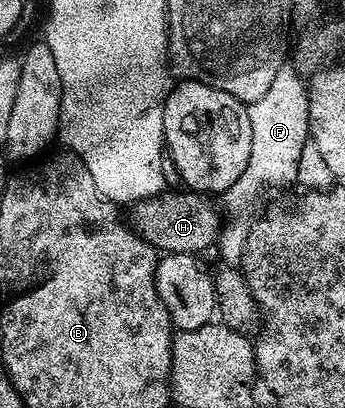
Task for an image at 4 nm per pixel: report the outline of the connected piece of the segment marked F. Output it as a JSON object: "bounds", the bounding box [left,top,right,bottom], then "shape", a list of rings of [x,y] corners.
{"bounds":[215,63,310,268],"shape":[[[286,63],[279,67],[275,78],[271,81],[271,86],[263,97],[257,102],[247,105],[248,120],[251,124],[251,152],[248,157],[248,165],[240,174],[240,180],[235,181],[219,195],[219,207],[225,214],[222,232],[217,236],[215,244],[216,251],[219,251],[220,262],[224,266],[240,268],[242,257],[245,255],[247,237],[249,236],[248,228],[256,222],[255,200],[258,199],[259,193],[269,187],[283,187],[293,185],[297,180],[297,169],[299,169],[299,160],[303,147],[307,140],[310,140],[309,123],[310,123],[310,103],[308,95],[308,86],[306,80],[300,77],[300,70],[291,63]]]}

